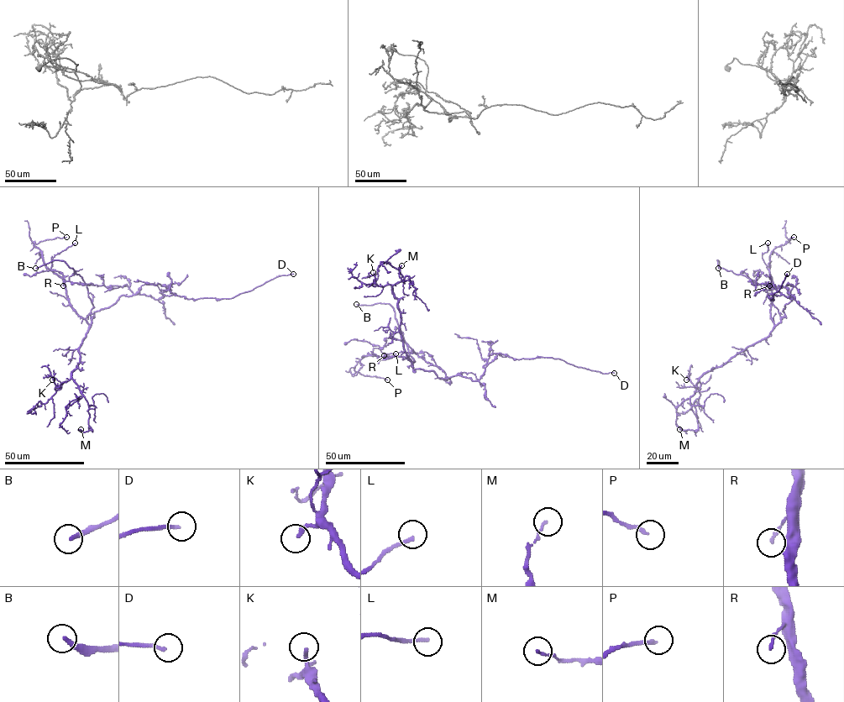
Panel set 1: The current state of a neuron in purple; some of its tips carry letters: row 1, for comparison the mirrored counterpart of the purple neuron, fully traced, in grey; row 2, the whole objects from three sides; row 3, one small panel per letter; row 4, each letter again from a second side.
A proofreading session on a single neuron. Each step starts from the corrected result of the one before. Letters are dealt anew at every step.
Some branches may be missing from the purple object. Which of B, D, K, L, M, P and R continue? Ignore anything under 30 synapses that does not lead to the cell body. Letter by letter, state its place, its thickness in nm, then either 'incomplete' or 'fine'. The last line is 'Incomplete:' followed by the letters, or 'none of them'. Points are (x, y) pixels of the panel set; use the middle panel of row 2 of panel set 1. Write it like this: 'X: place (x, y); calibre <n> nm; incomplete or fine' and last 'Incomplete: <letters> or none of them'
B: place (356, 304); calibre 240 nm; incomplete
D: place (614, 373); calibre 140 nm; incomplete
K: place (373, 272); calibre 200 nm; incomplete
L: place (395, 353); calibre 160 nm; fine
M: place (401, 265); calibre 100 nm; fine
P: place (387, 379); calibre 170 nm; fine
R: place (384, 355); calibre 140 nm; fine
Incomplete: B, D, K

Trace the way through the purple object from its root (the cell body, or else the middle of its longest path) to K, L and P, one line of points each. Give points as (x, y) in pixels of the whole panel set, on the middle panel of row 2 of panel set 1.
K: (429, 371), (414, 371), (404, 349), (401, 312), (392, 287), (379, 285), (373, 272)
L: (429, 371), (416, 369), (414, 372), (411, 360), (406, 357), (371, 355), (374, 348), (384, 353), (395, 353)
P: (429, 371), (414, 372), (411, 360), (404, 357), (364, 355), (354, 367), (355, 371), (365, 375), (387, 379)

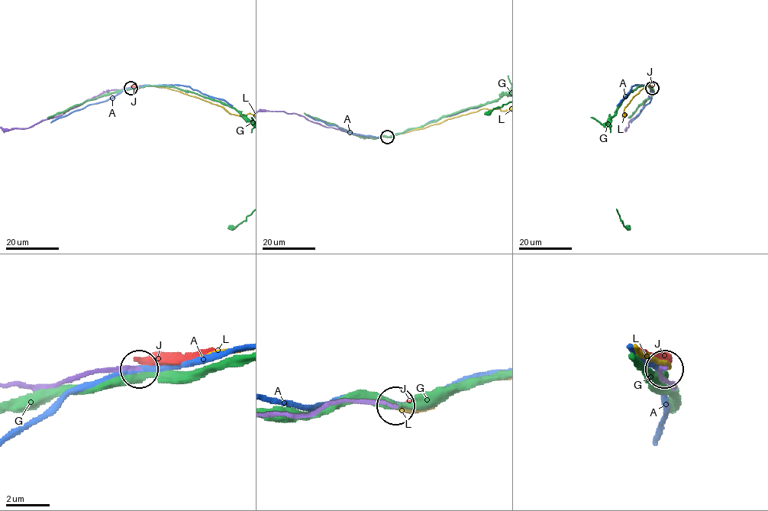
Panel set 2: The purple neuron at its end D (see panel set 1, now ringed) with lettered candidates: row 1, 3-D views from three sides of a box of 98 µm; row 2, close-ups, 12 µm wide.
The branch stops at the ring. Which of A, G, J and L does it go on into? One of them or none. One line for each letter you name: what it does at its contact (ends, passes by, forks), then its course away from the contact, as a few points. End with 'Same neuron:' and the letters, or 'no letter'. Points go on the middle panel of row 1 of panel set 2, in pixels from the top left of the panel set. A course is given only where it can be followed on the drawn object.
L: it ends
Same neuron: L

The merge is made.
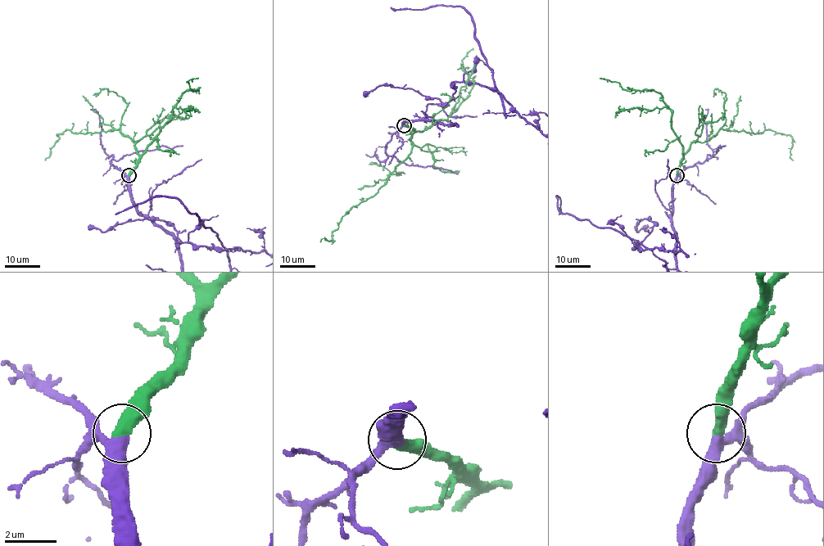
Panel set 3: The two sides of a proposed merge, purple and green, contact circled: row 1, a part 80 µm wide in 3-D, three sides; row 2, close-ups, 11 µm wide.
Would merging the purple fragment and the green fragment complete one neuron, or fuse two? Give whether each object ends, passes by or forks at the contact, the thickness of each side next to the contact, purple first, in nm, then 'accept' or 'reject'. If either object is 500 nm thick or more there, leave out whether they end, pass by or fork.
purple passes by; green ends; calibres 400 and 480 nm; accept

